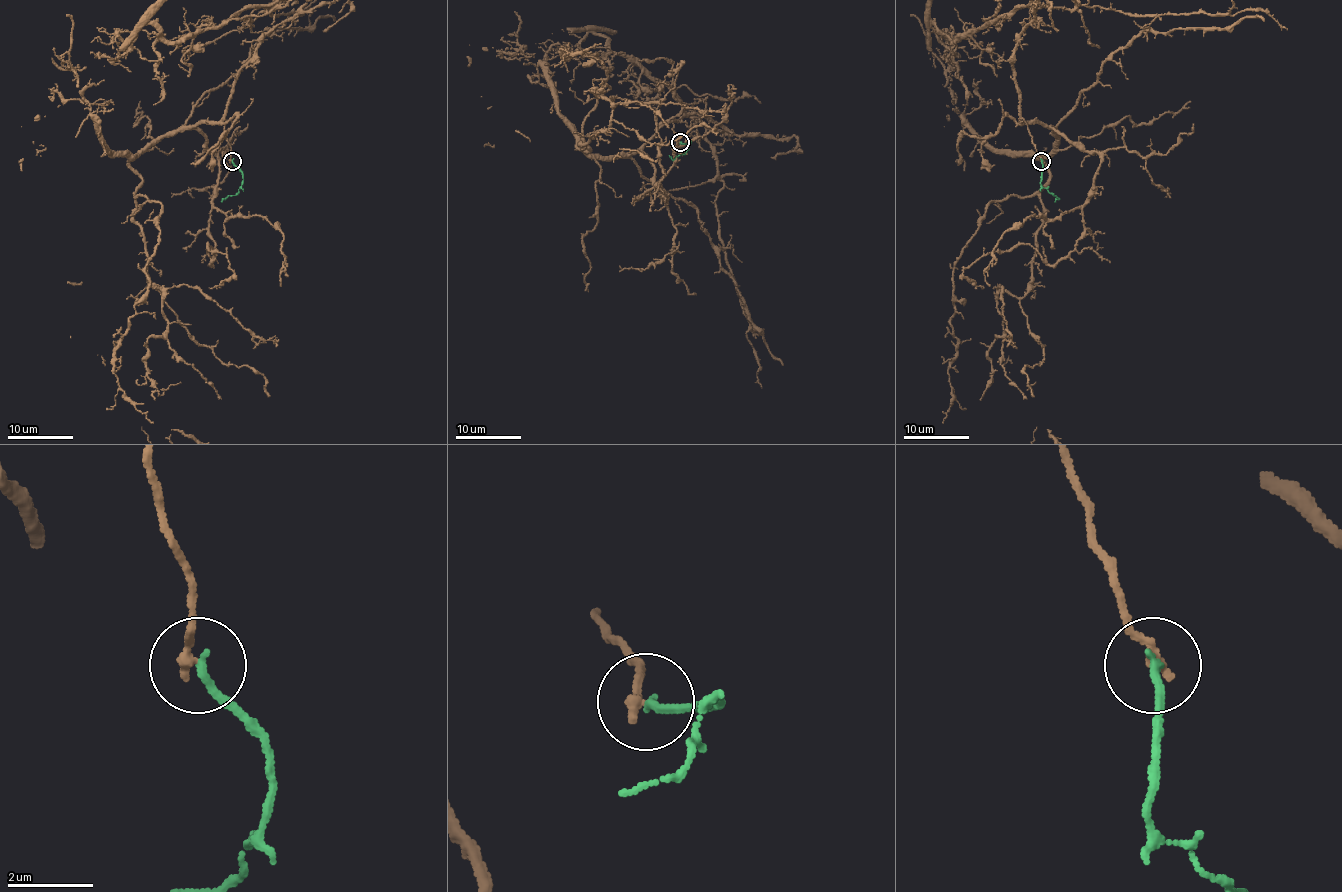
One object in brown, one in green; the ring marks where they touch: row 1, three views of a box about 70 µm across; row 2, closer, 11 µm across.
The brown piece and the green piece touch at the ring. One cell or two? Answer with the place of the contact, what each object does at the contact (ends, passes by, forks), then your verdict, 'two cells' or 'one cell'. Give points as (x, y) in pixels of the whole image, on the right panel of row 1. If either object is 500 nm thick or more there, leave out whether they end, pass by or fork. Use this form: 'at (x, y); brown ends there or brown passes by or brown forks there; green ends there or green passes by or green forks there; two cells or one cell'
at (1041, 161); brown ends there; green ends there; two cells

